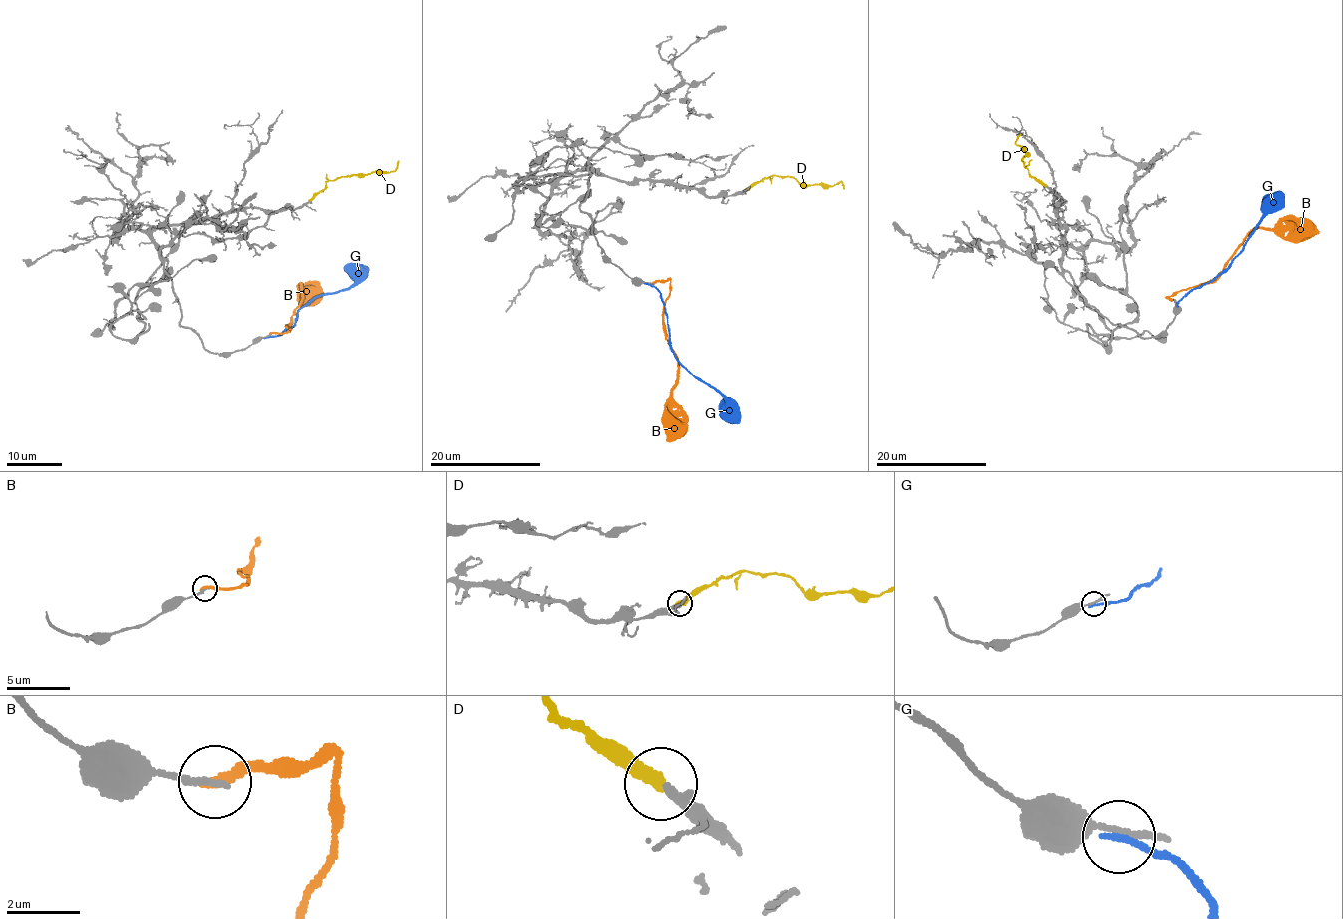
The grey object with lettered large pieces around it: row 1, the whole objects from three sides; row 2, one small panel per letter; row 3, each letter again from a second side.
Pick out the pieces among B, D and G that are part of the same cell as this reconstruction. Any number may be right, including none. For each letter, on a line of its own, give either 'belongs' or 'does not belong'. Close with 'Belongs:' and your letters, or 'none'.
B: does not belong
D: belongs
G: does not belong
Belongs: D

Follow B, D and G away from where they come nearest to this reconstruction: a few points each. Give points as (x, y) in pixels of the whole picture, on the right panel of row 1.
B: (1174, 301), (1169, 295), (1211, 282), (1246, 236), (1256, 229), (1312, 227), (1318, 233)
D: (1046, 185), (1034, 178), (1021, 161), (1026, 153), (1017, 145), (1016, 138), (1020, 133)
G: (1177, 304), (1193, 289), (1219, 275), (1276, 203), (1281, 191)

